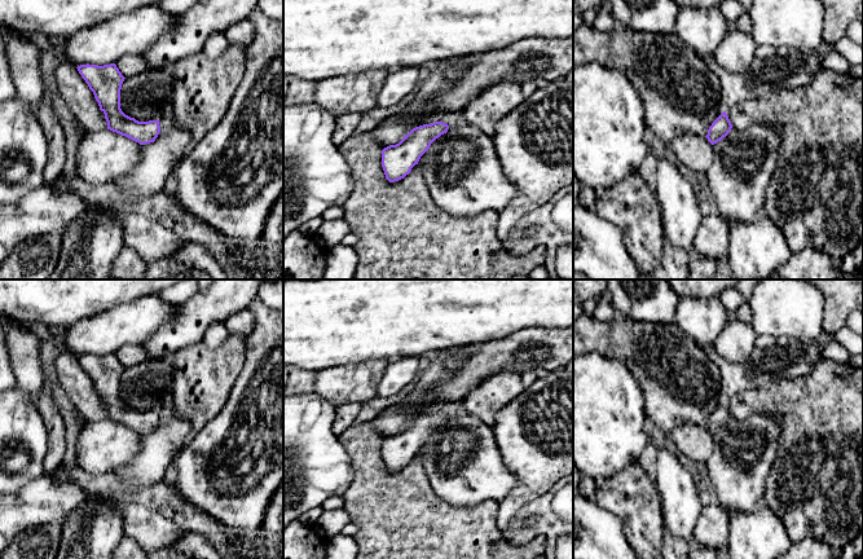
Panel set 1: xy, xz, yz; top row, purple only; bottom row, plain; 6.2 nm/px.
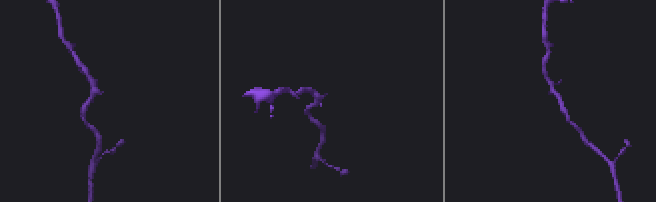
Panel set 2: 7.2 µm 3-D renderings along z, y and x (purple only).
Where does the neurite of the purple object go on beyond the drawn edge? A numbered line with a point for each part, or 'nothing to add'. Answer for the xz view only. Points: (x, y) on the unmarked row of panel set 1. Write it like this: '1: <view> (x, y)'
1: xz (452, 409)

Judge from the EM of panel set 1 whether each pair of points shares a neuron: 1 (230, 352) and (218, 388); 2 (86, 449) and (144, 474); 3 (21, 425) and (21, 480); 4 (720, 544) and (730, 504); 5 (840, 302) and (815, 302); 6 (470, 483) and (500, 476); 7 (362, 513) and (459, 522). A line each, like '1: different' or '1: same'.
1: same
2: different
3: same
4: different
5: different
6: same
7: same

